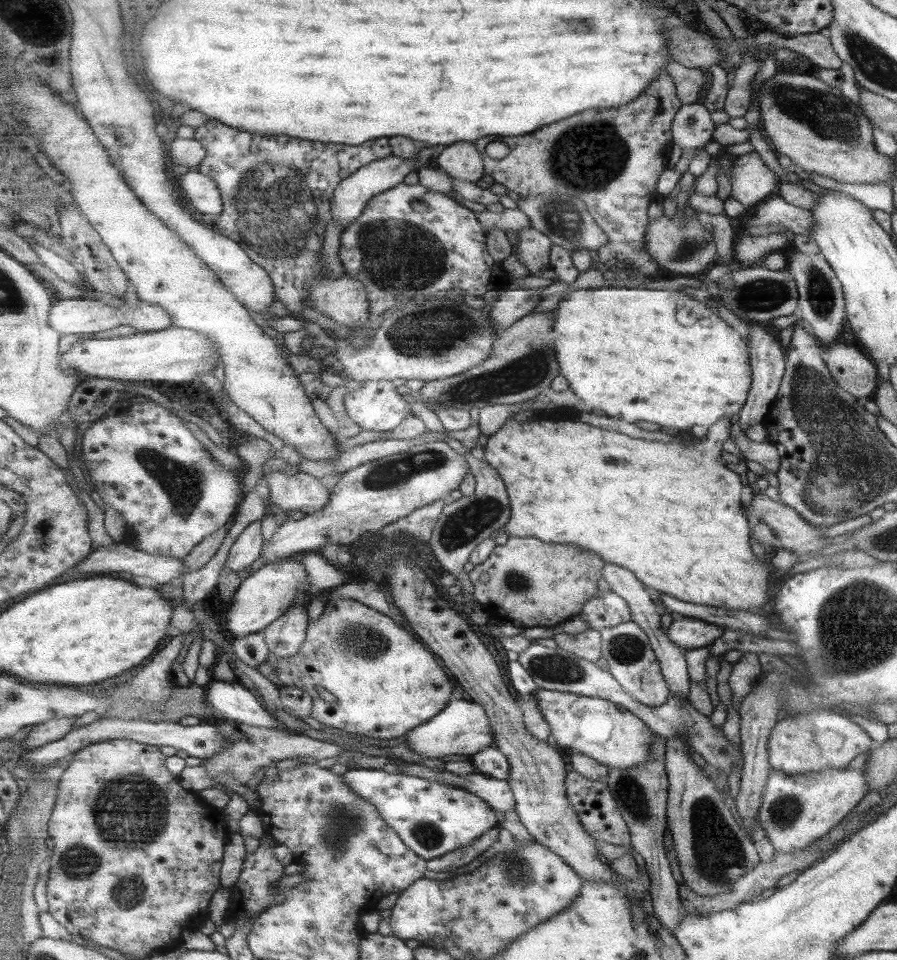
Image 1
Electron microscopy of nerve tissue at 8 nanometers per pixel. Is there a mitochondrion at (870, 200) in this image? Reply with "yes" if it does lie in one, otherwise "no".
no

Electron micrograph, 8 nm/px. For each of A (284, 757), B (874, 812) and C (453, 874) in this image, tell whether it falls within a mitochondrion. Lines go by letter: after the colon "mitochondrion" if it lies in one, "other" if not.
A: other
B: other
C: other

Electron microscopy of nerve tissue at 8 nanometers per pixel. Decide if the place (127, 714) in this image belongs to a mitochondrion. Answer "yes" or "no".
no

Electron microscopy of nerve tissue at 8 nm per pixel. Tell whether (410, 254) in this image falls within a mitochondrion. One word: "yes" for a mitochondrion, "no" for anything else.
yes

